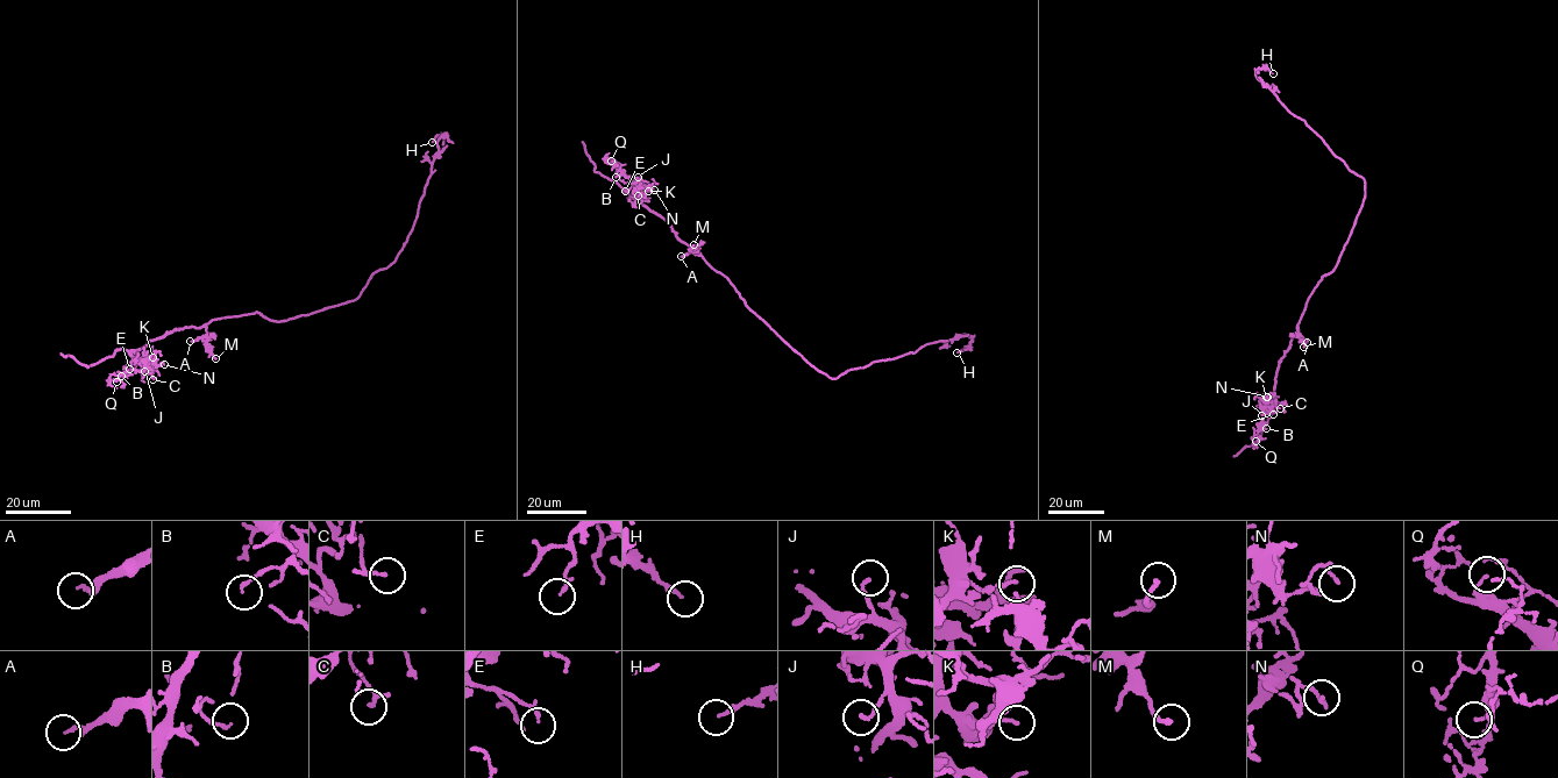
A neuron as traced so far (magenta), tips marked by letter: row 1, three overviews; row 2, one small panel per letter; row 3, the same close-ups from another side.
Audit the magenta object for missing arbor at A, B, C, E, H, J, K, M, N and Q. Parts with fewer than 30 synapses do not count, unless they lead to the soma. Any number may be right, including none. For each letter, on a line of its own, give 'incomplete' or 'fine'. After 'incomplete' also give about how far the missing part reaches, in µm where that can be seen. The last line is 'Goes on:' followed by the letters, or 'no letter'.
A: fine
B: fine
C: fine
E: fine
H: fine
J: fine
K: fine
M: fine
N: fine
Q: fine
Goes on: no letter

